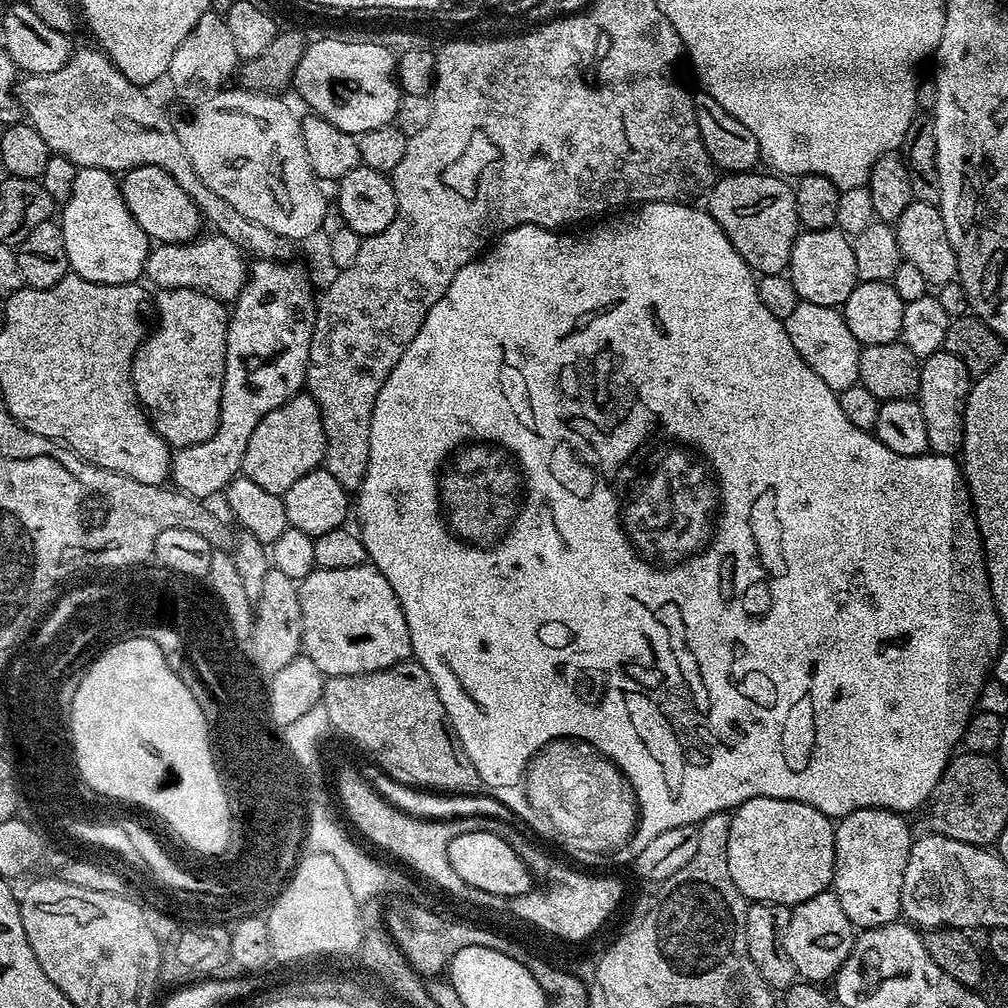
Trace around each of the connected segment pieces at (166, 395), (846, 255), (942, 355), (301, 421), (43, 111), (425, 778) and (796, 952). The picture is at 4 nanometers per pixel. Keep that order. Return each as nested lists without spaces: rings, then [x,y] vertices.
[[[161,288],[154,296],[154,324],[156,329],[151,329],[150,334],[145,335],[132,360],[132,385],[136,391],[136,399],[141,408],[148,414],[148,420],[154,426],[162,439],[170,446],[174,442],[182,442],[182,448],[186,448],[186,442],[194,444],[194,418],[174,418],[172,420],[172,402],[182,402],[184,406],[190,404],[190,400],[180,400],[178,392],[186,392],[186,386],[192,386],[192,382],[206,382],[214,384],[214,392],[222,392],[222,388],[216,388],[218,384],[224,384],[226,374],[226,334],[228,333],[229,309],[225,301],[211,296],[208,292],[199,292],[193,288]]]
[[[835,226],[826,229],[801,231],[800,235],[796,237],[796,241],[792,247],[786,275],[791,278],[794,290],[800,295],[803,303],[839,309],[846,302],[846,298],[850,298],[850,294],[855,290],[858,283],[856,267],[854,266],[852,240]]]
[[[946,351],[935,352],[923,357],[920,365],[920,390],[918,399],[922,419],[926,421],[928,447],[937,456],[955,457],[964,446],[964,411],[968,391],[974,383],[968,375],[965,364],[954,354]]]
[[[297,394],[258,422],[254,434],[250,434],[250,446],[246,446],[246,458],[242,458],[240,470],[250,482],[262,486],[262,490],[282,498],[302,474],[314,471],[323,463],[324,427],[320,407],[313,396]]]
[[[77,47],[62,70],[37,76],[28,74],[15,85],[15,98],[21,113],[26,117],[27,123],[32,124],[34,130],[42,134],[42,138],[46,138],[48,149],[57,156],[70,158],[77,169],[97,168],[113,174],[123,174],[138,166],[158,166],[166,170],[166,174],[170,174],[174,182],[178,182],[178,186],[186,190],[186,194],[190,194],[190,198],[200,208],[201,217],[207,223],[209,220],[219,235],[230,238],[230,242],[237,244],[249,257],[265,260],[287,257],[289,241],[274,234],[274,230],[266,230],[266,226],[258,226],[258,222],[250,222],[250,218],[238,214],[238,210],[234,210],[230,202],[225,202],[220,195],[214,194],[214,190],[210,190],[210,186],[206,186],[206,182],[198,178],[198,170],[194,170],[194,165],[174,130],[172,116],[164,113],[144,93],[147,91],[141,85],[129,82],[103,52],[92,48]]]
[[[415,659],[377,672],[327,677],[323,708],[333,730],[369,752],[390,779],[412,788],[433,788],[436,792],[481,791],[478,770],[474,770],[474,762],[460,749],[430,674]]]
[[[831,890],[795,905],[790,914],[790,922],[782,934],[784,949],[796,967],[797,977],[808,982],[831,981],[846,962],[853,939],[854,929],[850,918],[846,918],[842,902],[838,902],[835,892]]]

